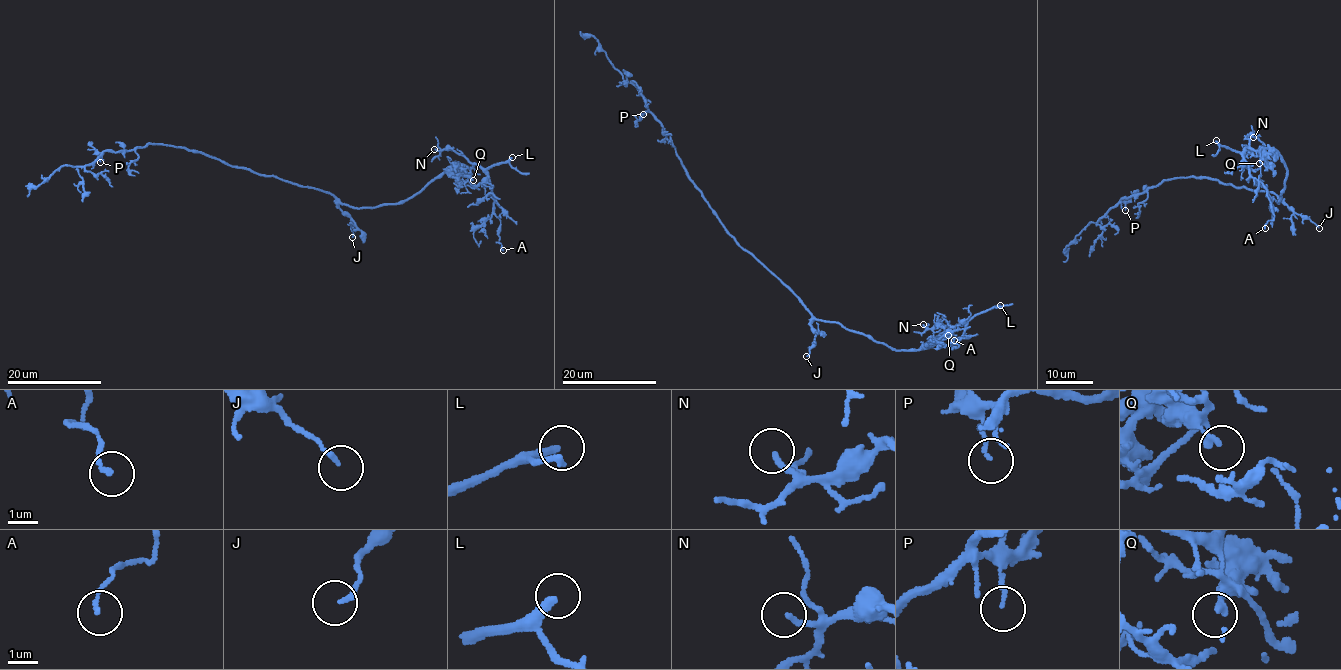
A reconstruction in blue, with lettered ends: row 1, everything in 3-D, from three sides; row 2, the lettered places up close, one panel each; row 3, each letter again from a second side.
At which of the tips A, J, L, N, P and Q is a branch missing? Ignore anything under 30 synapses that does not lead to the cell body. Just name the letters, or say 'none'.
L

